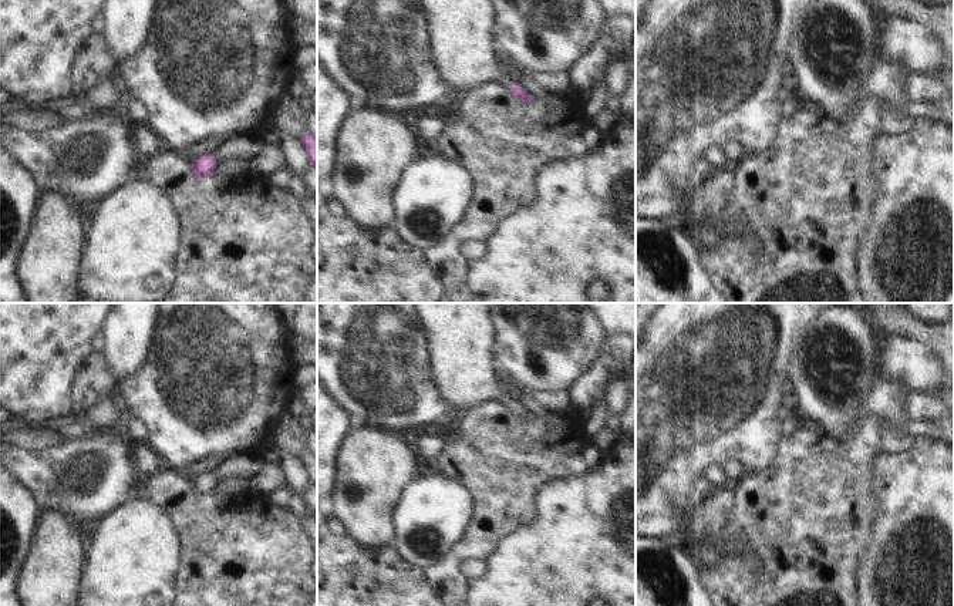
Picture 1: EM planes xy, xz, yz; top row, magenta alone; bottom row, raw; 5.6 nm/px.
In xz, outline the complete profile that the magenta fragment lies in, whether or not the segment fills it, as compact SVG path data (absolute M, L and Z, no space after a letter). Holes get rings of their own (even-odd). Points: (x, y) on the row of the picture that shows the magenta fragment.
M418 0L428 18L428 36L434 61L452 88L472 90L485 83L500 83L510 88L510 95L522 102L532 102L530 95L516 83L515 74L502 67L493 55L493 9L491 0Z

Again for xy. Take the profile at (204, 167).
M213 152L199 156L193 164L192 172L195 179L210 176L218 162Z

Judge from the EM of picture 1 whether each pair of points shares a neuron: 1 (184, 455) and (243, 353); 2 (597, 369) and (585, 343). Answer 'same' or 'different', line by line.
1: same
2: different

